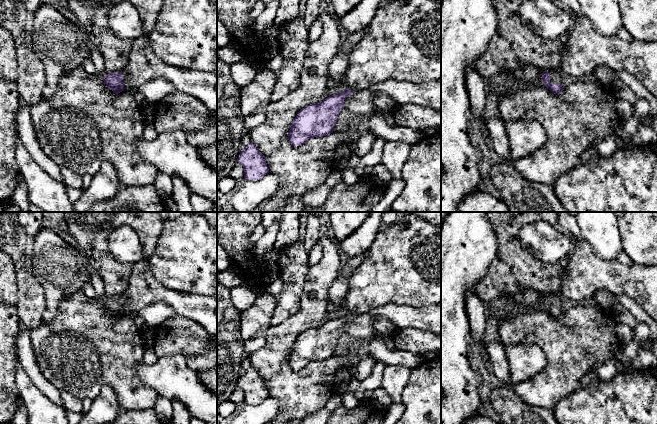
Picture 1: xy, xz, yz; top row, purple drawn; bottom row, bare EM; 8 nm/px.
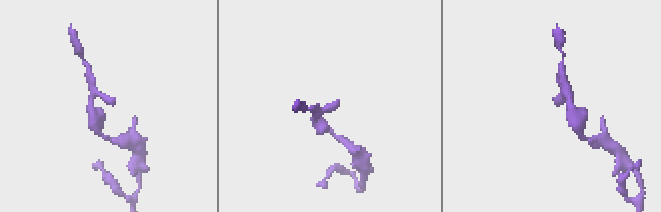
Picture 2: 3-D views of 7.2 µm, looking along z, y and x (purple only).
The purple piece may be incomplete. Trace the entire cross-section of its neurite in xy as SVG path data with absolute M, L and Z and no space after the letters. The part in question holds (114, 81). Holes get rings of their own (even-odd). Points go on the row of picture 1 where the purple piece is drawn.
M147 35L132 40L127 67L121 72L107 74L103 80L107 88L118 94L124 90L135 92L146 82L157 78L171 83L177 91L197 98L209 110L217 111L217 75L204 71L182 69L161 62L153 52Z

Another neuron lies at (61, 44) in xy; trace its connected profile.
M42 4L34 12L34 25L32 33L33 51L39 56L45 68L47 84L43 90L43 97L51 98L59 88L60 77L69 71L81 67L89 58L87 42L90 34L77 22L68 20L55 7Z

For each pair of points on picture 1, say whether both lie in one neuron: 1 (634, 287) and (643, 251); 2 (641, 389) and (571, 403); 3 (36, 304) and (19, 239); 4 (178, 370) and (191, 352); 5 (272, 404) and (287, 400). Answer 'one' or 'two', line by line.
1: two
2: one
3: one
4: two
5: two

